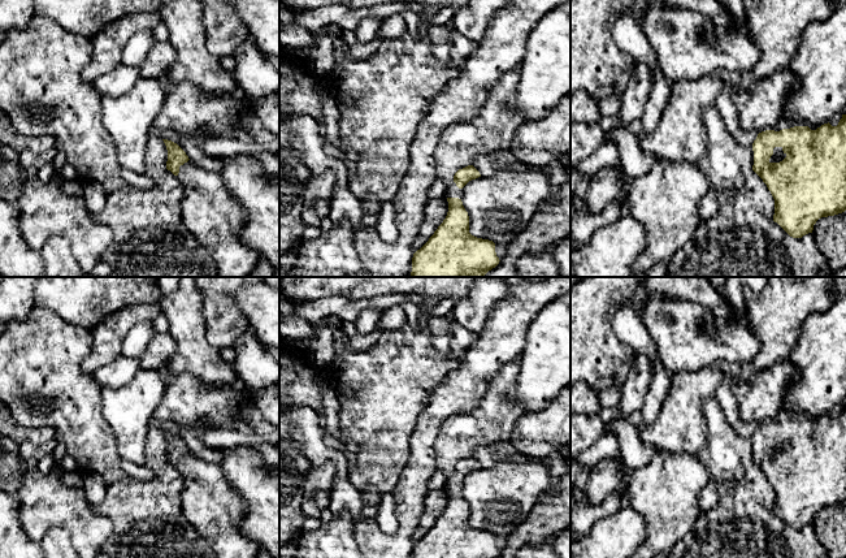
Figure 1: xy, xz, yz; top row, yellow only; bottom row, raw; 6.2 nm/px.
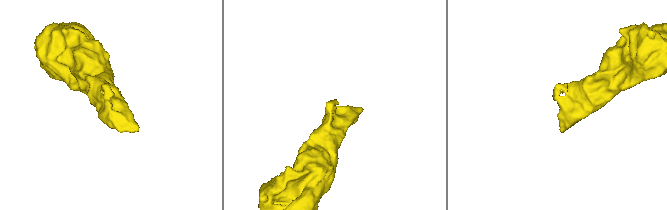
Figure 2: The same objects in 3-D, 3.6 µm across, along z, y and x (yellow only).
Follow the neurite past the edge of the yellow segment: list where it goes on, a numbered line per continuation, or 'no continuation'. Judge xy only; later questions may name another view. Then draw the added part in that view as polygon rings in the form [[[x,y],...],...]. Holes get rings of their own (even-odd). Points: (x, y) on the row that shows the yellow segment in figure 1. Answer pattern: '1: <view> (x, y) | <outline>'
1: xy (213, 217) | [[[191,160],[179,166],[177,178],[183,186],[181,222],[216,261],[218,277],[247,277],[260,255],[242,242],[246,209],[230,195],[220,173],[205,170]]]

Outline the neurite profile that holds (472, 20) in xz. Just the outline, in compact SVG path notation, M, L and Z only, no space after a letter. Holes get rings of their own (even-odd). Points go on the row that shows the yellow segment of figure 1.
M469 0L455 12L451 25L465 38L478 43L495 13L507 3L508 0Z

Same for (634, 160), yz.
M616 126L607 134L607 139L617 144L621 166L630 181L652 168L655 157L641 148L638 134Z

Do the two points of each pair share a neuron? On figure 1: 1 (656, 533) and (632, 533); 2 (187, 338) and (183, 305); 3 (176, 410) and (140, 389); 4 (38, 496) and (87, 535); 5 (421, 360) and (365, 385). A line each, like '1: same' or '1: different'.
1: different
2: same
3: different
4: same
5: same

